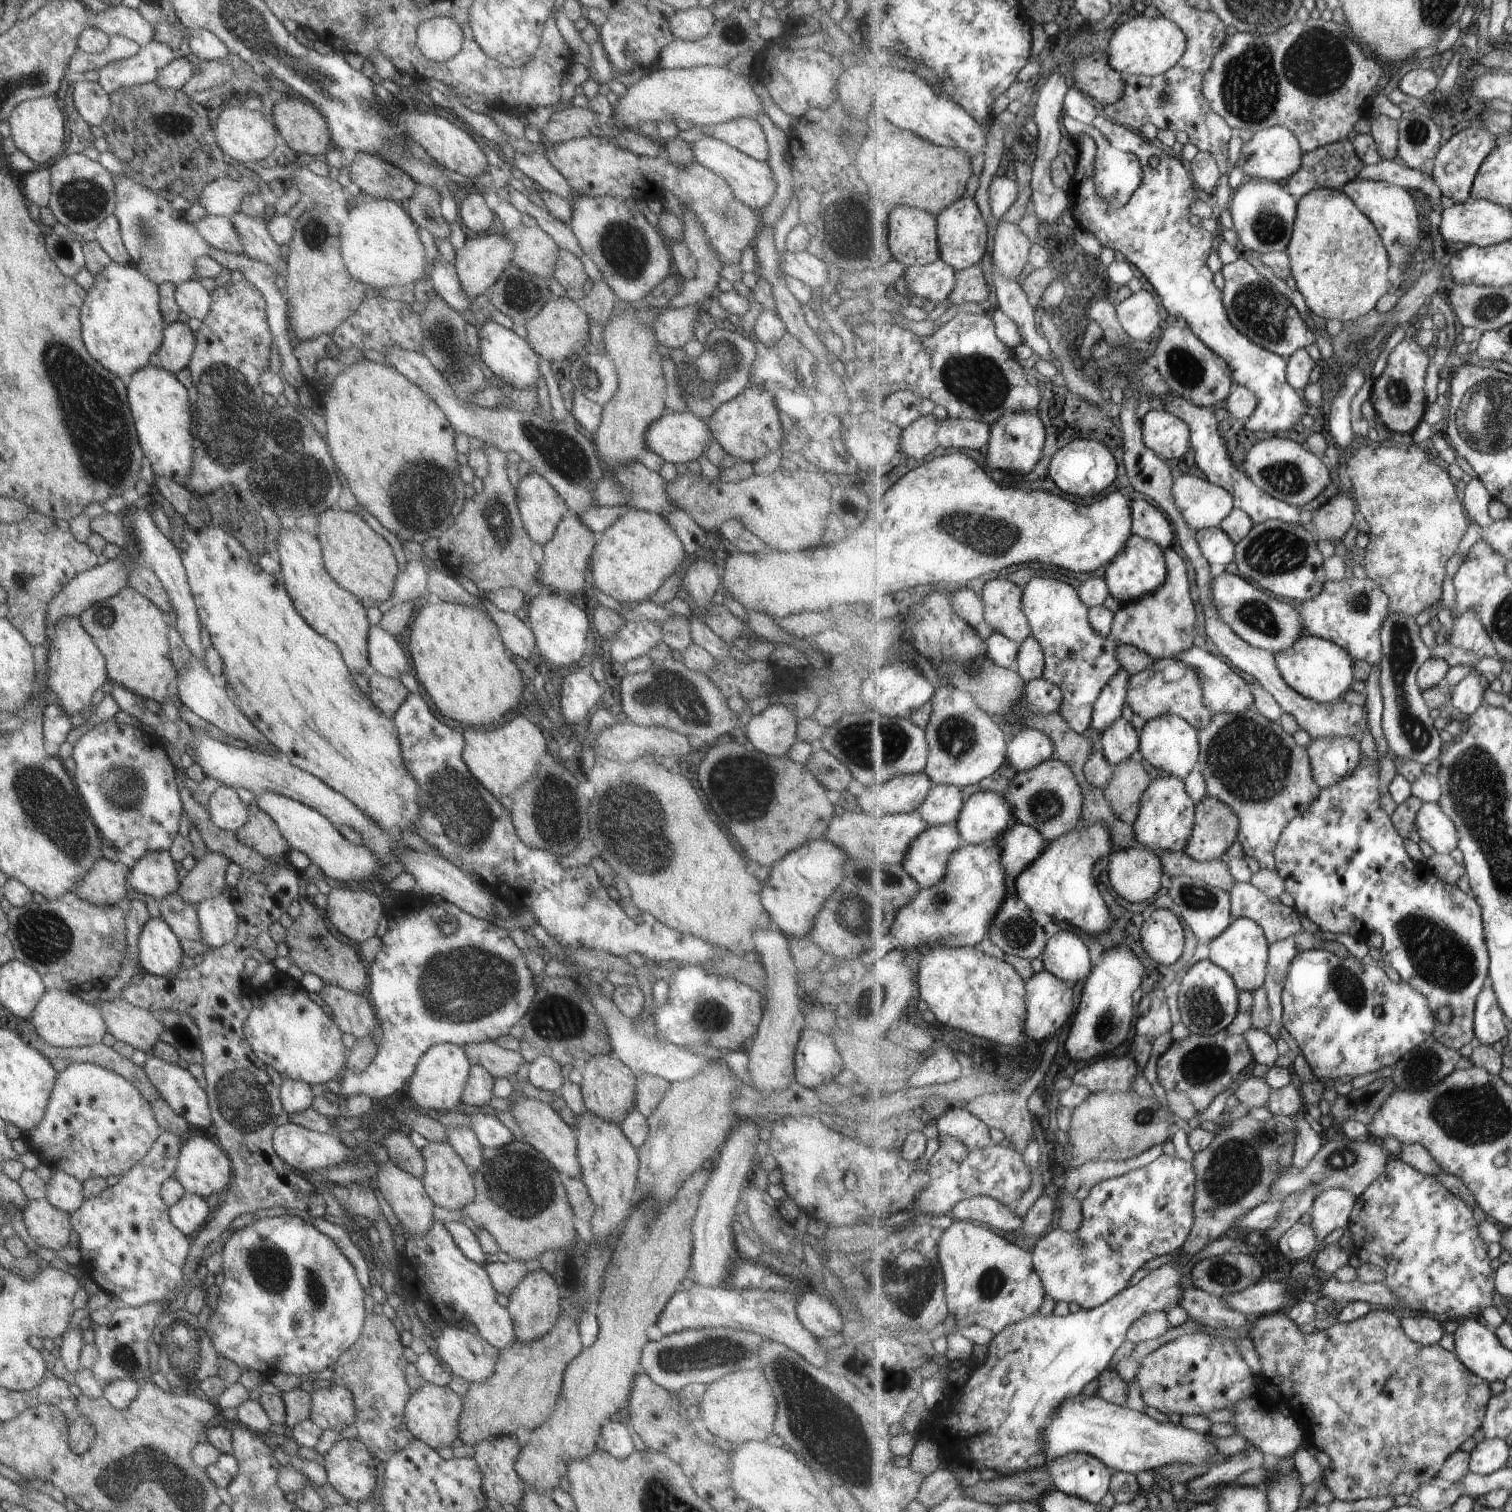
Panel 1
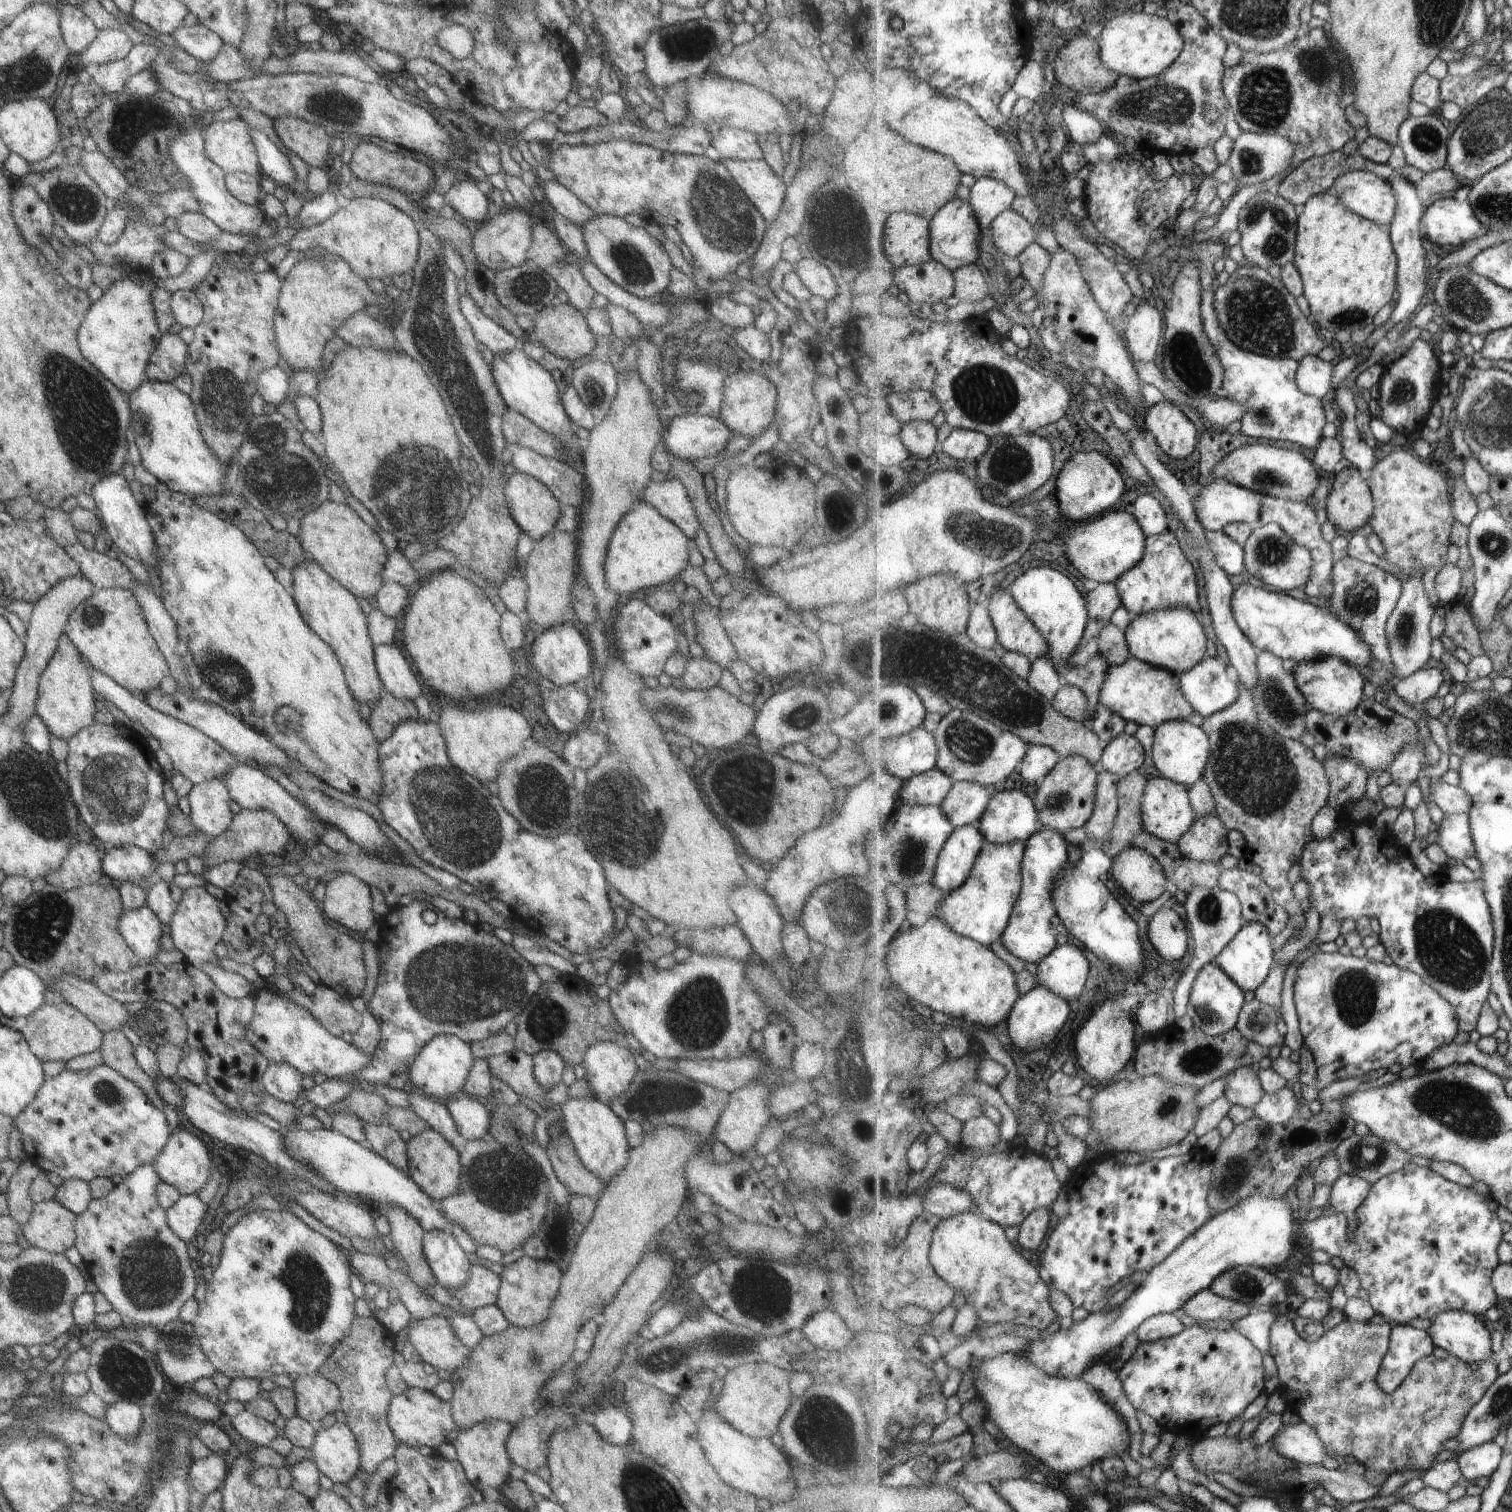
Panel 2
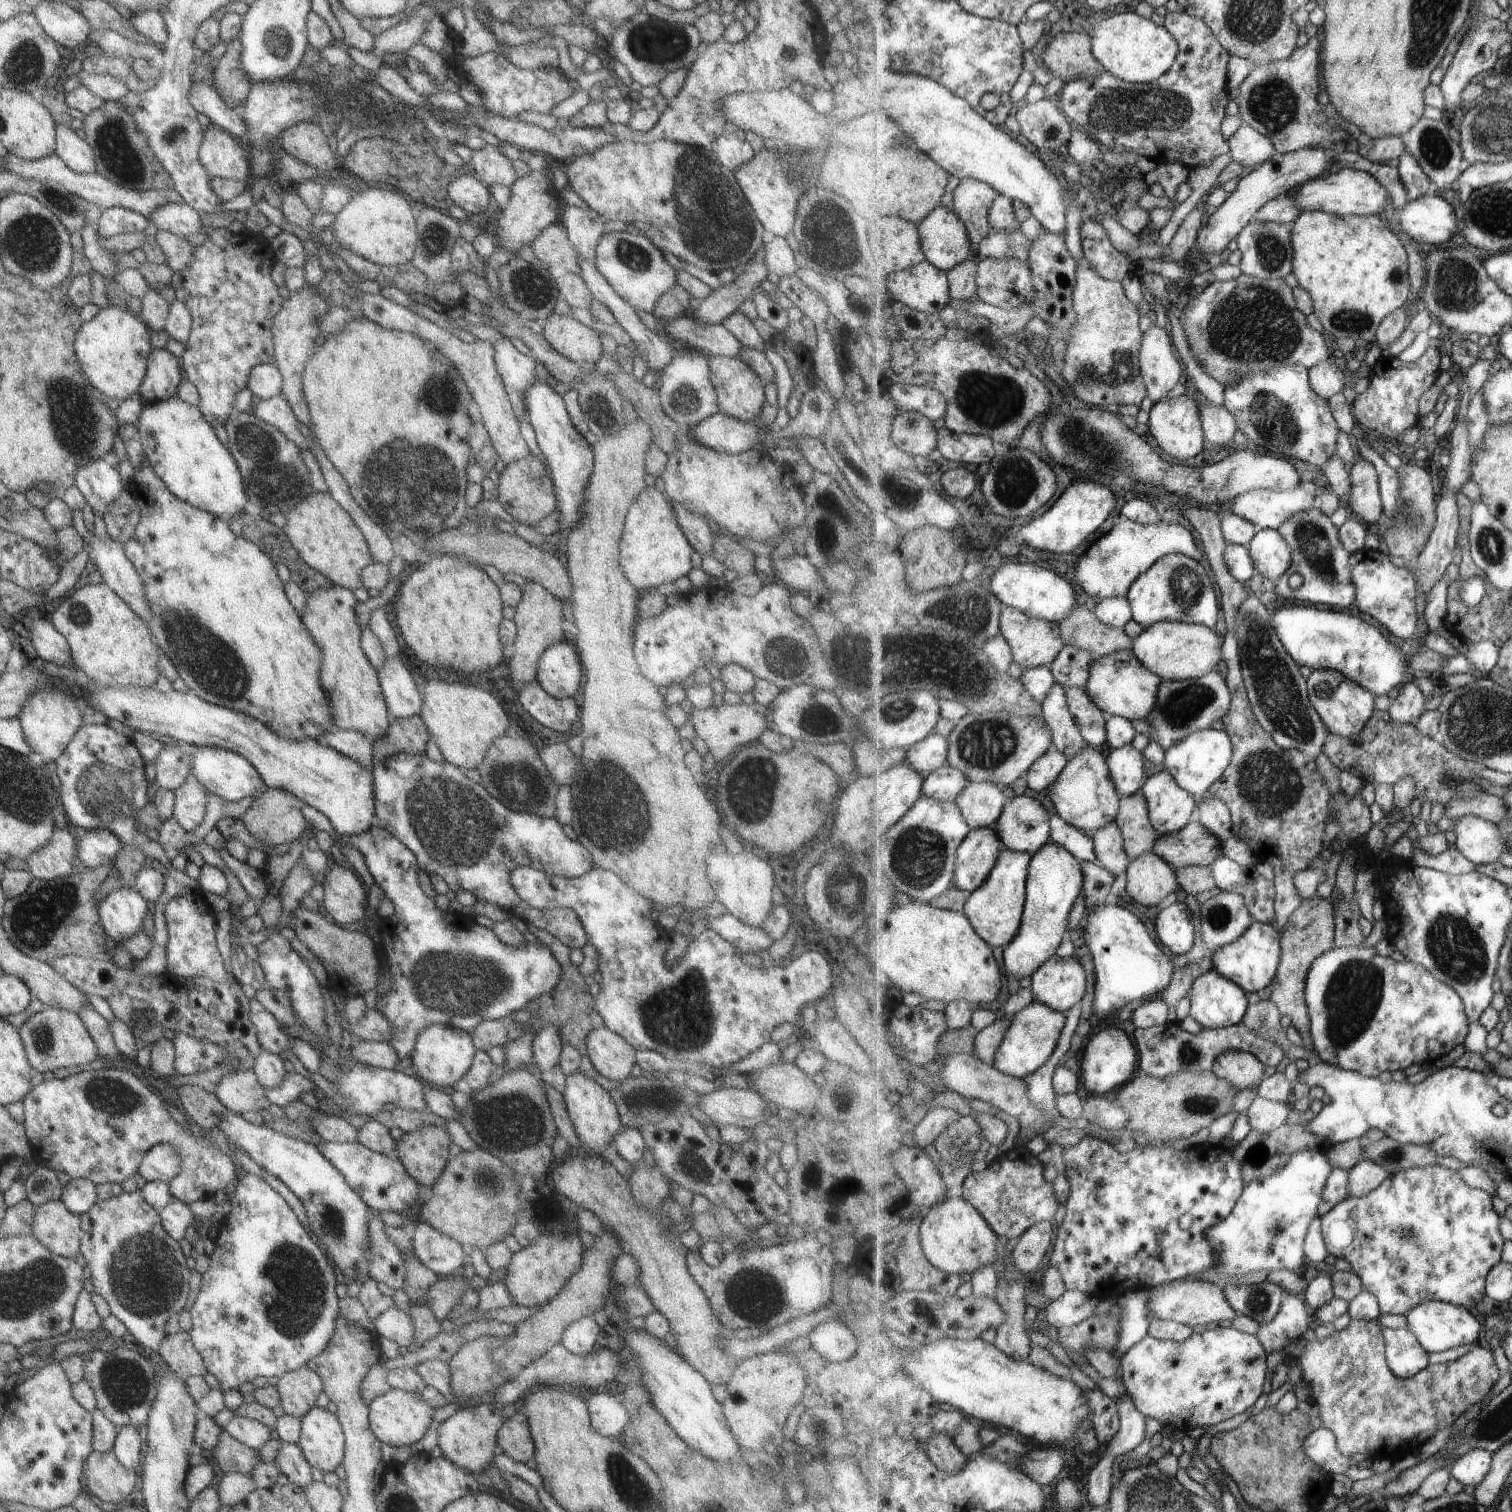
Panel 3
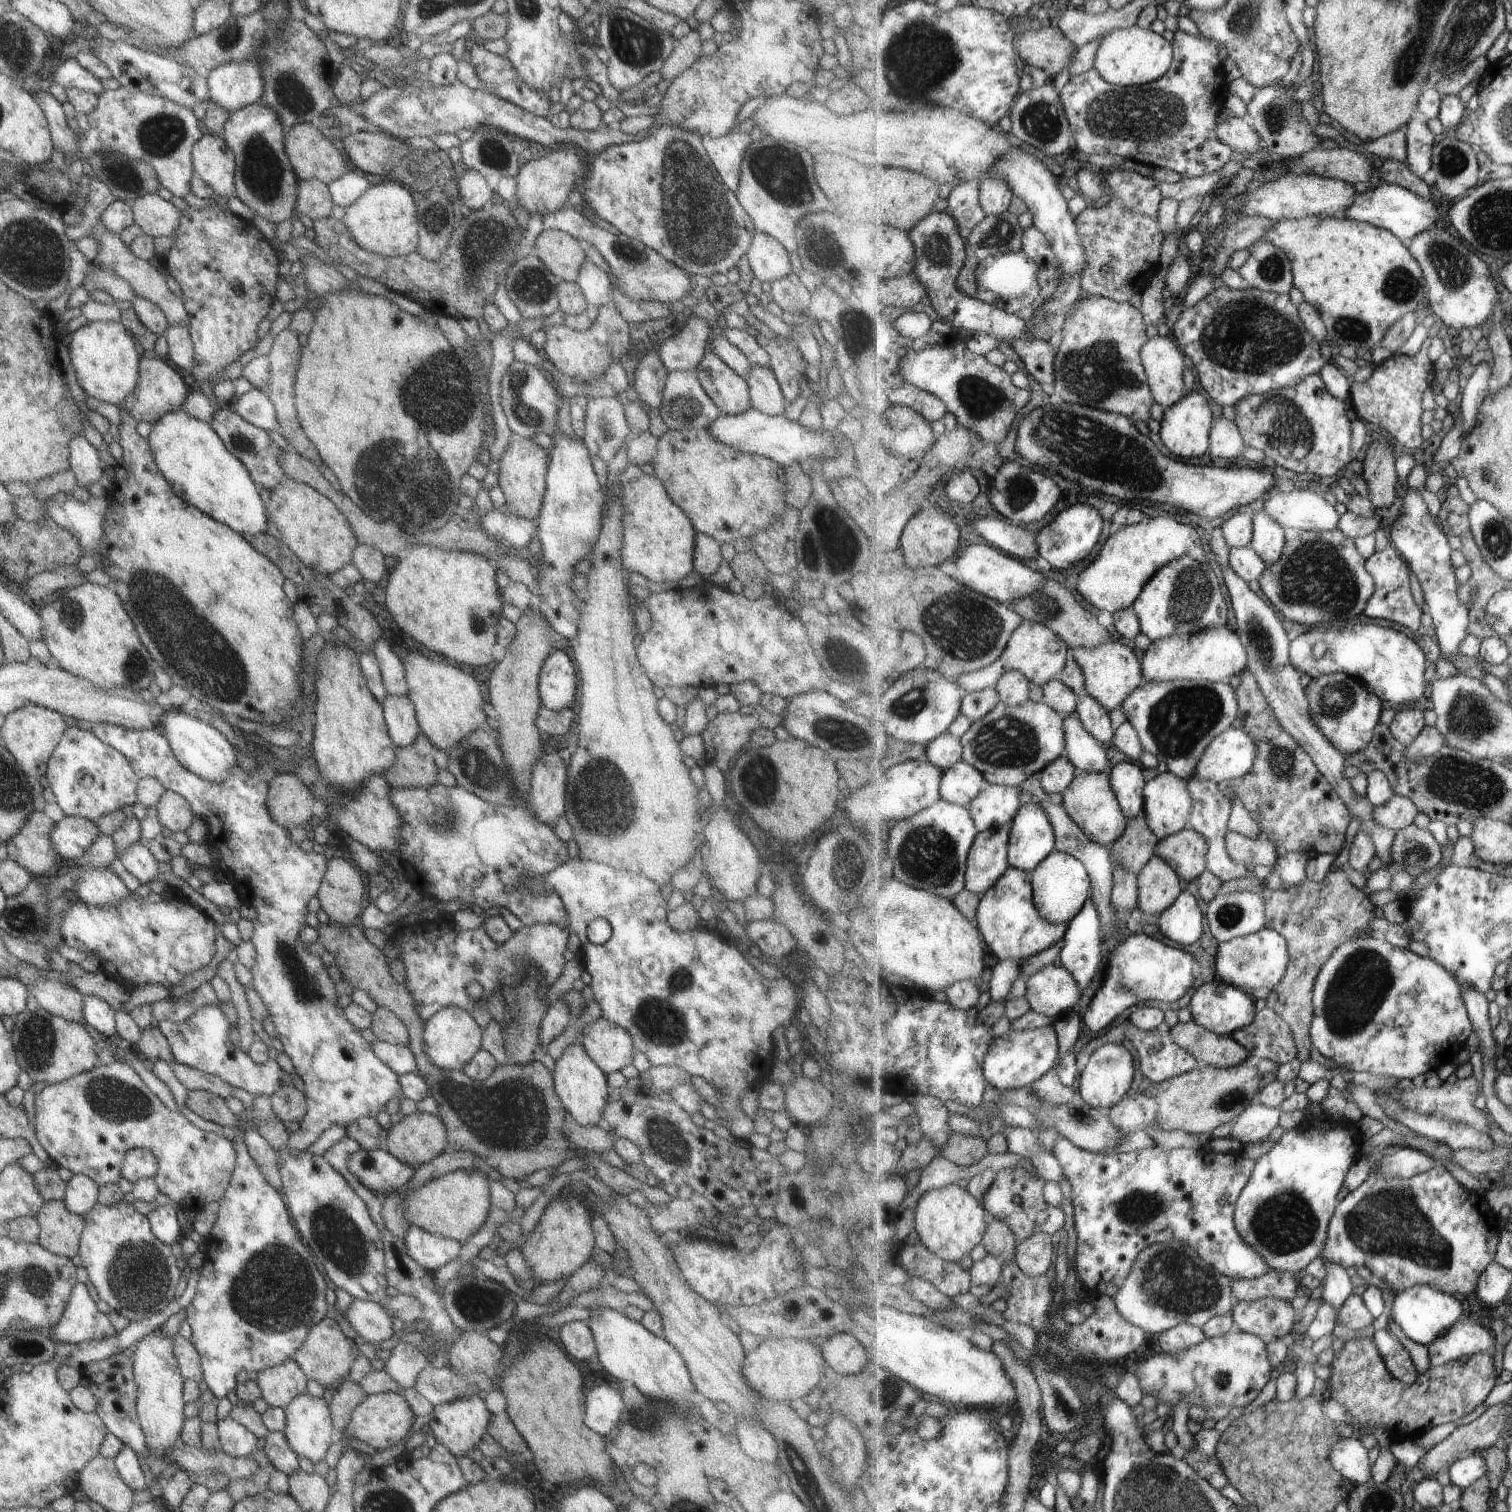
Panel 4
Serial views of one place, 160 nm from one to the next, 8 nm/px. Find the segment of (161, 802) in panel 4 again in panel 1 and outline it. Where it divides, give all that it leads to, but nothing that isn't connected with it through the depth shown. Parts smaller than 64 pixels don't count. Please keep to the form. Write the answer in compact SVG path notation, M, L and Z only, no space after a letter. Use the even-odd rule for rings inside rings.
M219 785L204 806L209 822L225 832L234 832L247 820L247 806L239 800L235 789L227 785Z

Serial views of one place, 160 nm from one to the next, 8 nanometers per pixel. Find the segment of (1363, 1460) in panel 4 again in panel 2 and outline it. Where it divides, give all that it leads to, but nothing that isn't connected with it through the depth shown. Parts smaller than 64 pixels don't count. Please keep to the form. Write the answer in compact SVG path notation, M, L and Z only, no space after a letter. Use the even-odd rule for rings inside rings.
M1303 1420L1297 1424L1281 1425L1274 1438L1277 1452L1298 1464L1321 1466L1323 1458L1329 1456L1317 1430Z

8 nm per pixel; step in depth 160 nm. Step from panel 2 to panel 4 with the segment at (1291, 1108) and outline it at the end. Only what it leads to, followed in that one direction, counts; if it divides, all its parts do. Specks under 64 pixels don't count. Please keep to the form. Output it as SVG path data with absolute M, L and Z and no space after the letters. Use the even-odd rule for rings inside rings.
M1255 1102L1244 1114L1232 1124L1229 1137L1239 1140L1241 1145L1255 1144L1269 1138L1269 1134L1279 1126L1279 1118L1283 1114L1281 1105L1269 1107Z

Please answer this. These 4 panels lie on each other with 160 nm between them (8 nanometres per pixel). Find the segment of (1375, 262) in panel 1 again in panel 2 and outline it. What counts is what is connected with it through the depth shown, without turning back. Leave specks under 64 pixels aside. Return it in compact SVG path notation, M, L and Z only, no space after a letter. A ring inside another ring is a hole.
M1334 191L1313 196L1305 206L1297 222L1296 257L1297 270L1304 282L1304 297L1319 327L1329 332L1345 330L1351 335L1358 330L1373 325L1373 320L1381 308L1391 304L1398 285L1398 256L1392 241L1391 227L1377 224L1352 210L1347 210Z

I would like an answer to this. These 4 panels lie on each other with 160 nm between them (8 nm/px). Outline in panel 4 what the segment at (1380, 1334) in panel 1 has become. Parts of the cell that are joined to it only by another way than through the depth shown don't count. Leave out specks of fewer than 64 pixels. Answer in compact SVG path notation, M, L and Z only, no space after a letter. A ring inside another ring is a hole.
M1357 1338L1344 1347L1332 1361L1332 1377L1326 1395L1340 1403L1357 1418L1359 1436L1367 1436L1371 1426L1382 1426L1391 1433L1394 1441L1412 1441L1437 1425L1469 1414L1480 1404L1485 1404L1491 1390L1499 1384L1497 1368L1489 1352L1449 1362L1447 1366L1430 1367L1420 1374L1417 1381L1407 1386L1390 1375L1374 1338Z

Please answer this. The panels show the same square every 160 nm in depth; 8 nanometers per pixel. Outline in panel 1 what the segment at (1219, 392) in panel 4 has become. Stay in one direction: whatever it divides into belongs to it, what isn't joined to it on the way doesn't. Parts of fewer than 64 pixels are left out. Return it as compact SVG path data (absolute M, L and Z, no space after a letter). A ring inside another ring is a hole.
M1240 257L1237 262L1223 266L1220 272L1225 280L1222 294L1229 320L1246 338L1287 359L1295 355L1297 350L1315 344L1315 334L1311 332L1310 324L1301 318L1291 300L1280 294L1247 260Z

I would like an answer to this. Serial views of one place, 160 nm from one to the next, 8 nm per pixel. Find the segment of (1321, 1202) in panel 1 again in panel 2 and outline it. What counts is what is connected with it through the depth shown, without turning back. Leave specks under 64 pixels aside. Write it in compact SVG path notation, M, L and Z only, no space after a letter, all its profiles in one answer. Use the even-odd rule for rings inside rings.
M1343 1174L1333 1183L1329 1208L1331 1214L1355 1214L1371 1192L1371 1182L1355 1174Z

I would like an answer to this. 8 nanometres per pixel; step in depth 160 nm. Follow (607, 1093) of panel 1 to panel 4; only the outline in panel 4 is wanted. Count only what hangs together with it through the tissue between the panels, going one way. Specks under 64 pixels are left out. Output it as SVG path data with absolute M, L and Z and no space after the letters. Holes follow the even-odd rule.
M603 1016L583 1028L580 1044L604 1075L630 1065L635 1052L629 1034Z

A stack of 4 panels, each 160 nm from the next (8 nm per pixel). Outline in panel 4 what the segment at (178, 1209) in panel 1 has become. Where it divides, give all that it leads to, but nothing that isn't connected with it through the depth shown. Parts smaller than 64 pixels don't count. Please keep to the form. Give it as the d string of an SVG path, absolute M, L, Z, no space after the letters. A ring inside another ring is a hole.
M164 1204L158 1205L145 1215L153 1238L157 1238L161 1244L170 1245L185 1235L177 1223L176 1211L169 1204Z

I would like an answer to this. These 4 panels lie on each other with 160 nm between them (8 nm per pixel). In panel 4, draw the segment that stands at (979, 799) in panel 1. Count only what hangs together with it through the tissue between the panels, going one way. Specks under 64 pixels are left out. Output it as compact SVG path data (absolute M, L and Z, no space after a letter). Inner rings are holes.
M1041 803L1024 804L1013 818L1009 840L1009 864L1030 875L1056 851L1056 830Z

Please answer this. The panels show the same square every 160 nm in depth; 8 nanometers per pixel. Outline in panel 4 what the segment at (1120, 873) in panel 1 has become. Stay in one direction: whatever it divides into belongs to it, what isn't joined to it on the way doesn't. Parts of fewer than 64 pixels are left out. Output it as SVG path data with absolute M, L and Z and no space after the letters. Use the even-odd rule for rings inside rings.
M1157 855L1138 875L1139 910L1145 914L1163 914L1184 893L1183 881L1169 863Z

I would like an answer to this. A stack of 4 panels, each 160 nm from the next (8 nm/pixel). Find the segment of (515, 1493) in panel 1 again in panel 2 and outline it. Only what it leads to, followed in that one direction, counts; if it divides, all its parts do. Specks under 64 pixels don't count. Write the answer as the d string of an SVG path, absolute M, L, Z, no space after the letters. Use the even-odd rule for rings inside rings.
M491 1419L477 1422L469 1428L457 1428L450 1436L449 1443L453 1446L457 1464L463 1468L463 1474L477 1491L483 1492L487 1488L498 1490L509 1477L512 1463L505 1452L505 1440L511 1432L512 1426L501 1420Z

